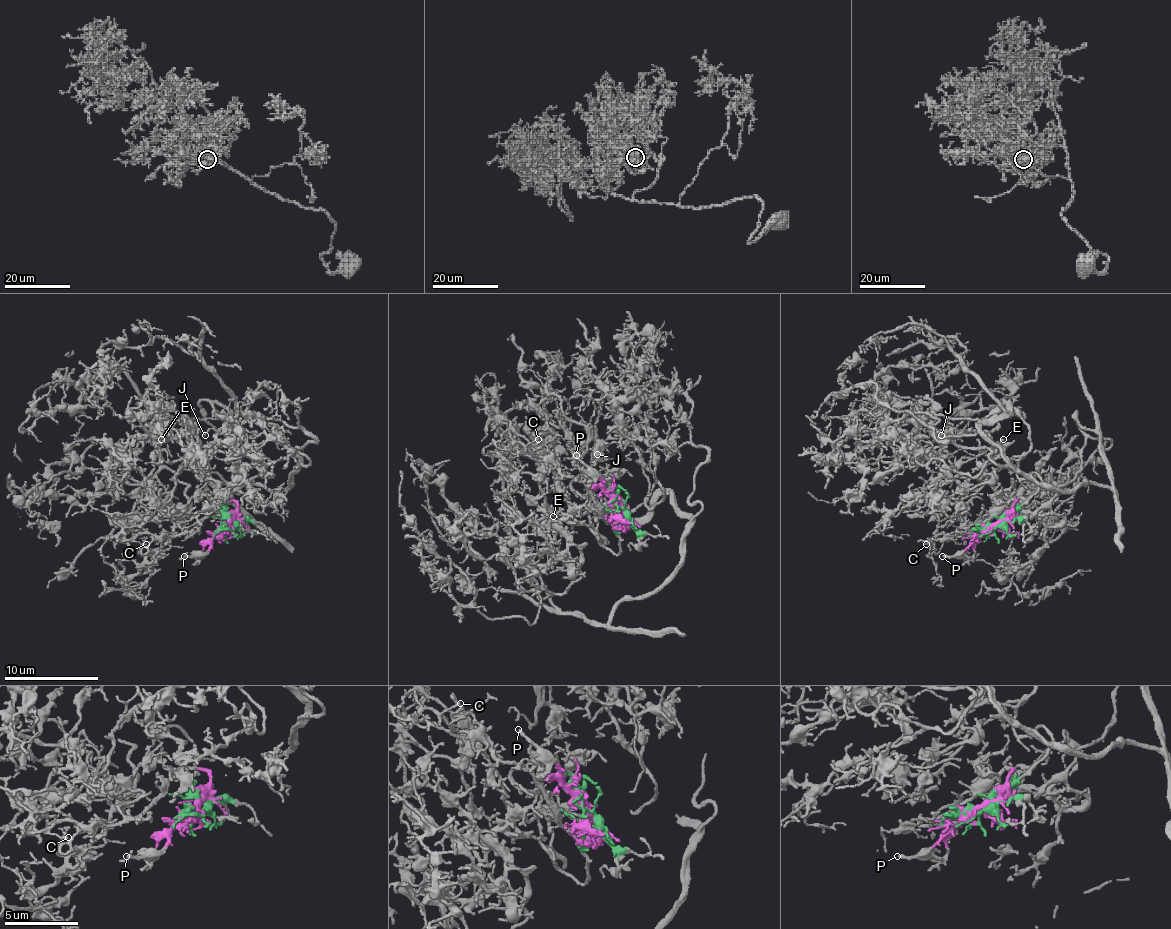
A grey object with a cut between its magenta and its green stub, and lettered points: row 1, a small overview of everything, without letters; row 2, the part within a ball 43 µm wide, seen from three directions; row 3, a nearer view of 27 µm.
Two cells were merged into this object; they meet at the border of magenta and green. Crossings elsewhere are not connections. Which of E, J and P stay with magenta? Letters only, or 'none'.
P

